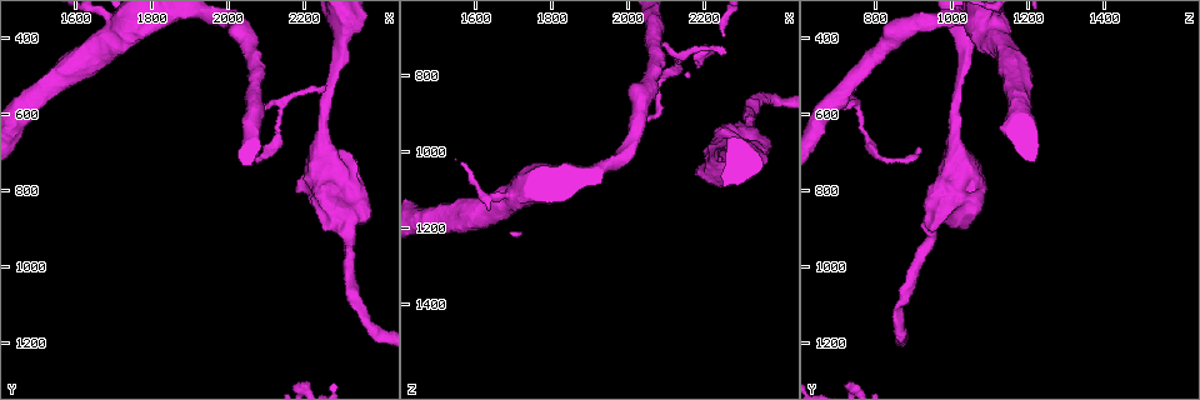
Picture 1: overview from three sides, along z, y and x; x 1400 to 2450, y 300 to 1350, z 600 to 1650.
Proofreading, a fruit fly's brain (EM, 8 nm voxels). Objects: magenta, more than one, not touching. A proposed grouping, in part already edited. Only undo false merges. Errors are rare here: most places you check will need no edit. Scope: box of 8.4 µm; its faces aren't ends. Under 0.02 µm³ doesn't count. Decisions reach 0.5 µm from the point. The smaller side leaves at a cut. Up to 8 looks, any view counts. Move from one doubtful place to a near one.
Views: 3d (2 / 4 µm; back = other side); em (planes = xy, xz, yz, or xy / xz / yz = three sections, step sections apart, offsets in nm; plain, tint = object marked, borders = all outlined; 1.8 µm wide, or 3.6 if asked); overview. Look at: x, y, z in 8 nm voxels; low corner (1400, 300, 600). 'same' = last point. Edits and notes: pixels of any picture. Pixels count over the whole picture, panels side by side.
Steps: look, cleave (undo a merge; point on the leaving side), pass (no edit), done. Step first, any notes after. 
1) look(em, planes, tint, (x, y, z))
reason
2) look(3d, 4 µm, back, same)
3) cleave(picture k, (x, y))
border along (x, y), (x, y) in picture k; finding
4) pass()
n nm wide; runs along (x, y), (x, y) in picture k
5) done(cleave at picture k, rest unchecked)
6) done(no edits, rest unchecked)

look(em, yz, step 4, tint, (2305, 440, 1040))
sudden change in width

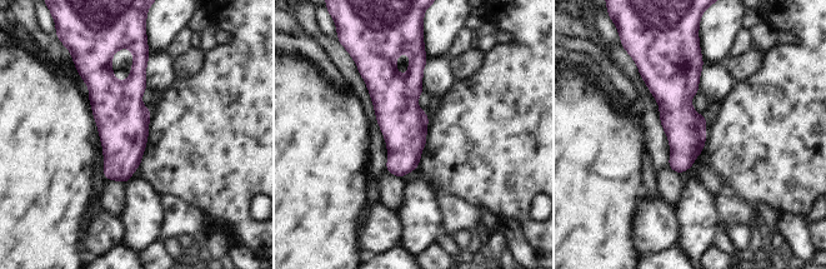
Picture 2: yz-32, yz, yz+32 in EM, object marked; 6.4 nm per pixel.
look(em, xy, step 16, tint, same)

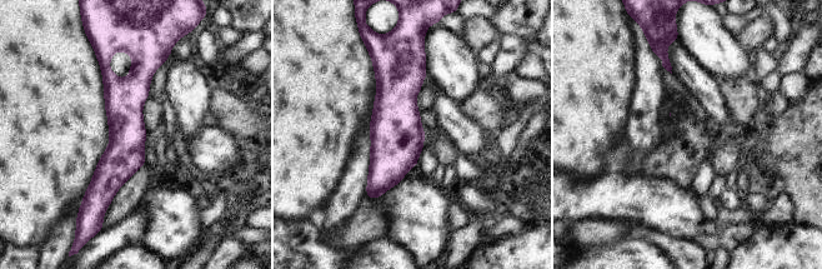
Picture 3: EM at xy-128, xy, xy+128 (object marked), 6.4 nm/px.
pass()
continuous, no second neuron

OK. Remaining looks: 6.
look(3d, 4 µm, (2295, 830, 1000))
abrupt turn

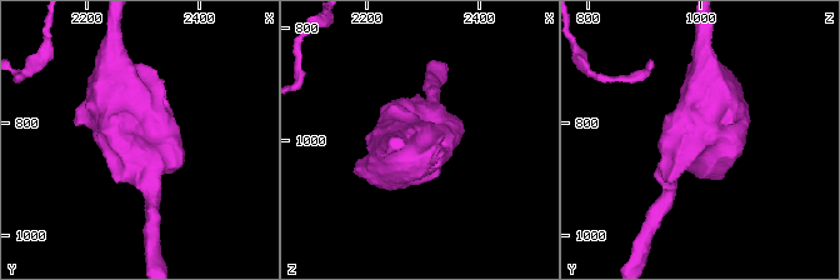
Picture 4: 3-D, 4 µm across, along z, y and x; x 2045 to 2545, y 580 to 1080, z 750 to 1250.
look(em, 3.6 µm, planes, borders, (2295, 835, 1000))

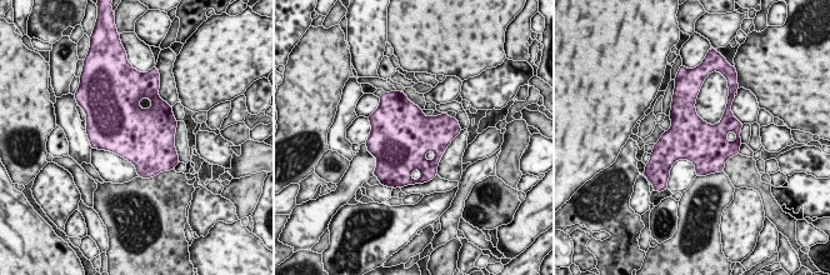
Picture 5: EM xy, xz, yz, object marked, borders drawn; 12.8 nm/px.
pass()
550 nm wide; all the same neuron

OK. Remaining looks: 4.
look(em, 3.6 µm, planes, borders, (2070, 550, 715))
three-way junction

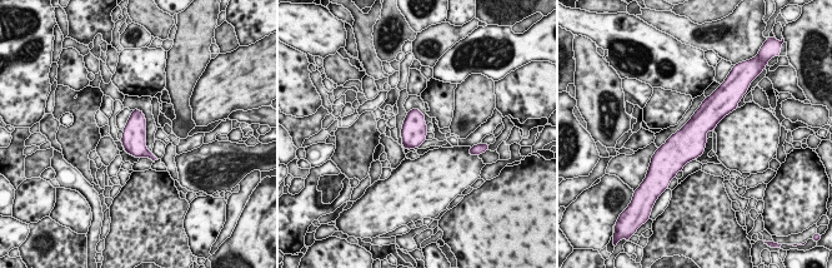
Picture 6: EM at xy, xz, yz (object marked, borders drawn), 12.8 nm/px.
pass()
all the same neuron

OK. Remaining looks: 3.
done(no edits, rest unchecked)

